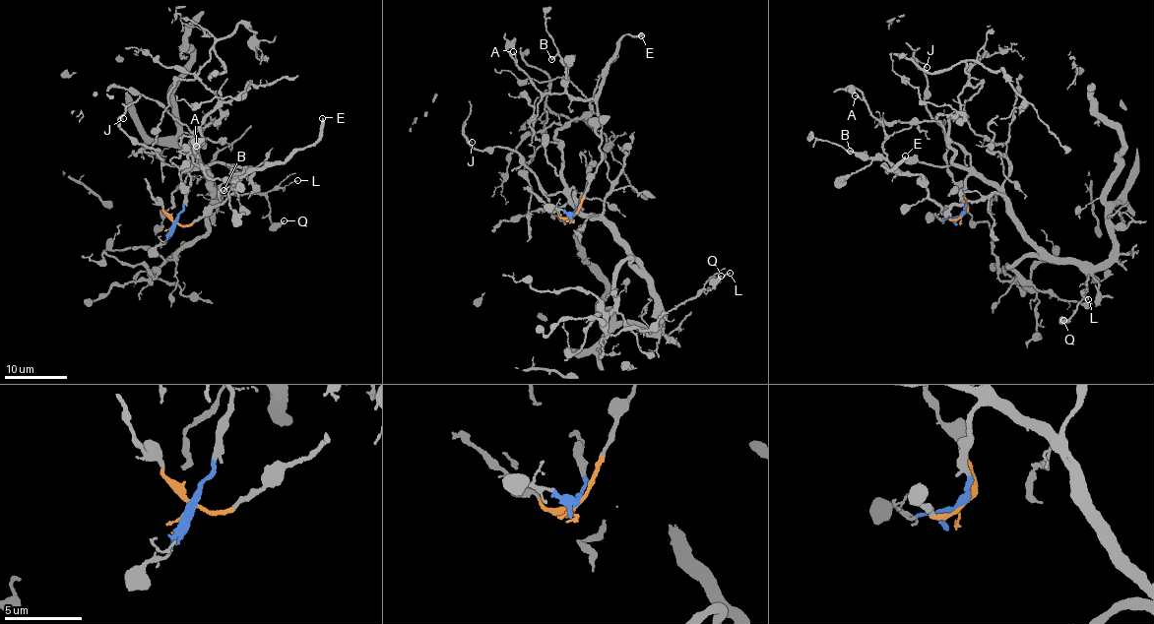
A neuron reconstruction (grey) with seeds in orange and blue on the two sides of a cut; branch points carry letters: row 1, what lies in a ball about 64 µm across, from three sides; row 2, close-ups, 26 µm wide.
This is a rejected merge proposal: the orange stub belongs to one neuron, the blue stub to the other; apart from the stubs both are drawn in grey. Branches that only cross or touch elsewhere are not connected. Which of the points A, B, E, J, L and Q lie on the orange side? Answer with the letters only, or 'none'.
A, B, E

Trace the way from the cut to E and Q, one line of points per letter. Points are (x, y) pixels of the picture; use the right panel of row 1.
E: (962, 215), (945, 215), (923, 176), (881, 165), (895, 167), (905, 156)
Q: (962, 215), (965, 180), (980, 174), (1007, 200), (1017, 226), (1087, 275), (1088, 290), (1063, 320)

